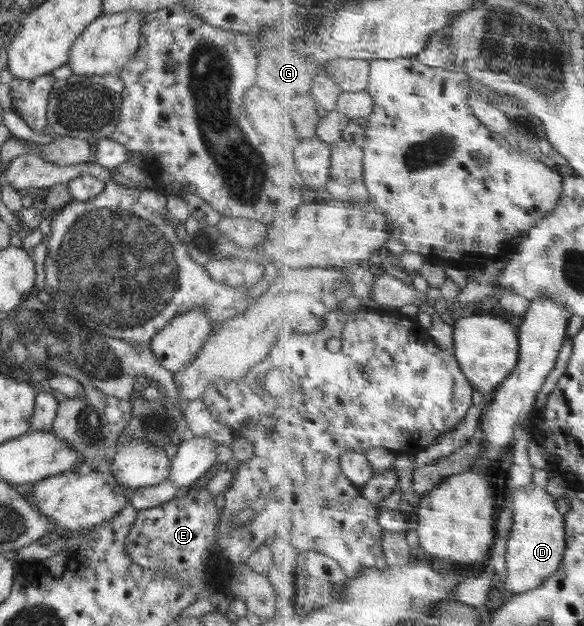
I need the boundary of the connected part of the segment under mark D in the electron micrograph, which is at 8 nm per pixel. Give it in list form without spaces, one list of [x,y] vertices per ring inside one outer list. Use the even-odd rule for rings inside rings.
[[[532,483],[514,490],[513,505],[516,523],[507,547],[508,573],[505,591],[516,594],[533,592],[554,575],[565,561],[568,549],[566,514],[558,509],[558,498],[550,495],[548,489]]]

